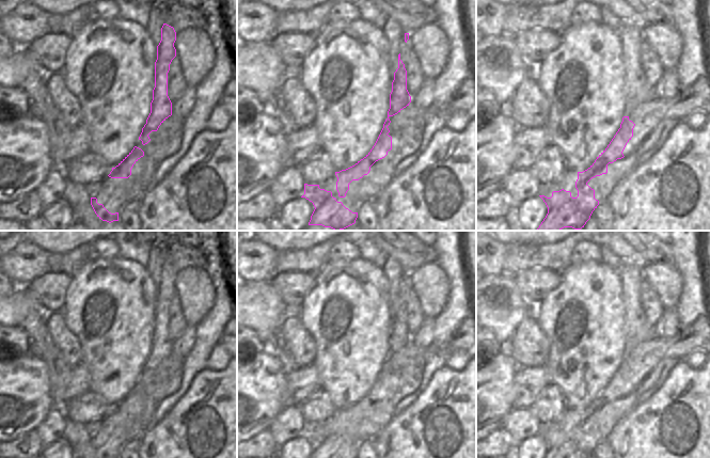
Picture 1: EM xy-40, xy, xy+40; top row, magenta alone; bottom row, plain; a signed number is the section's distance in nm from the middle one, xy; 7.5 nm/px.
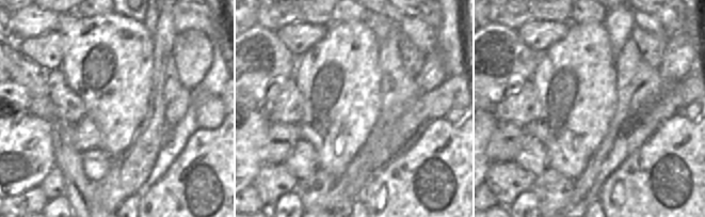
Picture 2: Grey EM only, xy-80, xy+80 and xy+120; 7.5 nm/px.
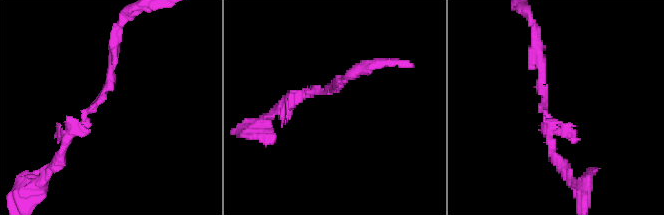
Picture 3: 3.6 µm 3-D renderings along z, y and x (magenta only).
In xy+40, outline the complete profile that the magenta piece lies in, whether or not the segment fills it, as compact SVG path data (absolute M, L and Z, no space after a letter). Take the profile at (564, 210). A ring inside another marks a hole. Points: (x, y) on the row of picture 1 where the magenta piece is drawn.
M624 116L620 128L608 147L587 170L578 172L577 198L572 198L571 192L564 189L553 191L551 198L539 195L548 207L548 214L537 231L561 231L564 227L581 230L584 227L599 205L599 201L595 199L595 190L587 183L596 176L606 174L609 163L625 157L622 152L633 137L634 126L635 124L629 120L629 116Z

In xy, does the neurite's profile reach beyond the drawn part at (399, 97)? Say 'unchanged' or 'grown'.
unchanged

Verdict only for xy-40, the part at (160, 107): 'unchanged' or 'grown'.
unchanged

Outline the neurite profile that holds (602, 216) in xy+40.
M606 202L599 204L595 208L590 219L597 224L599 231L612 231L614 216Z

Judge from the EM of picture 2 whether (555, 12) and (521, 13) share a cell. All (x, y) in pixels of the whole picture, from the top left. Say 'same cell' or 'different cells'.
same cell

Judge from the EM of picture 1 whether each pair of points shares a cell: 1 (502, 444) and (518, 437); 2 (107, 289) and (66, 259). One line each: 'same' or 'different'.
1: different
2: different

